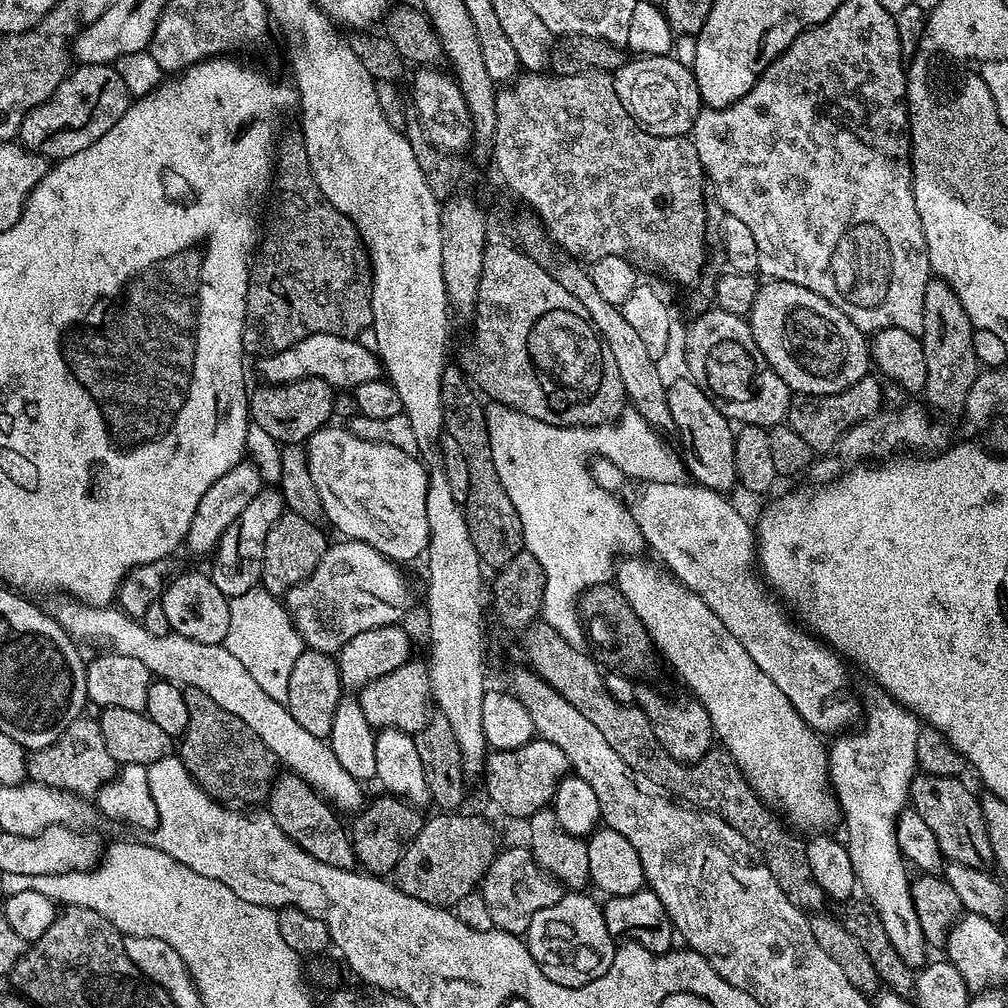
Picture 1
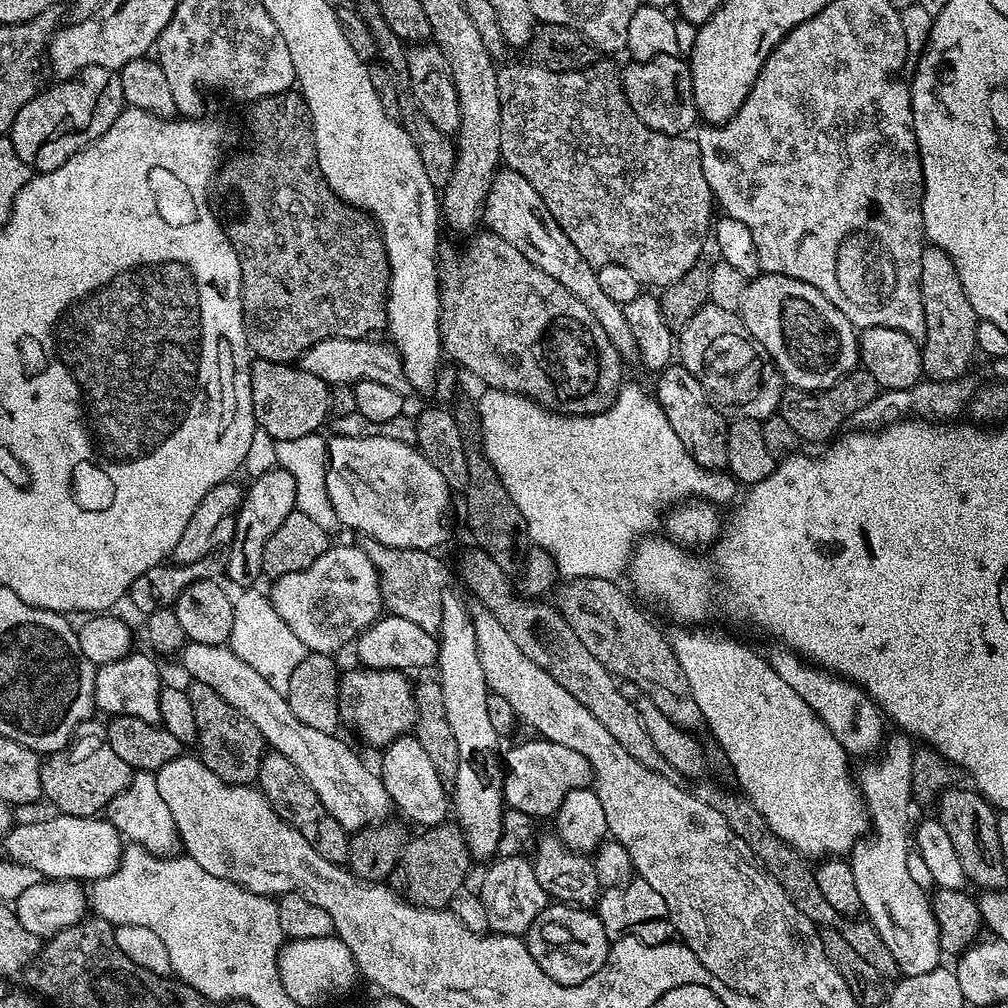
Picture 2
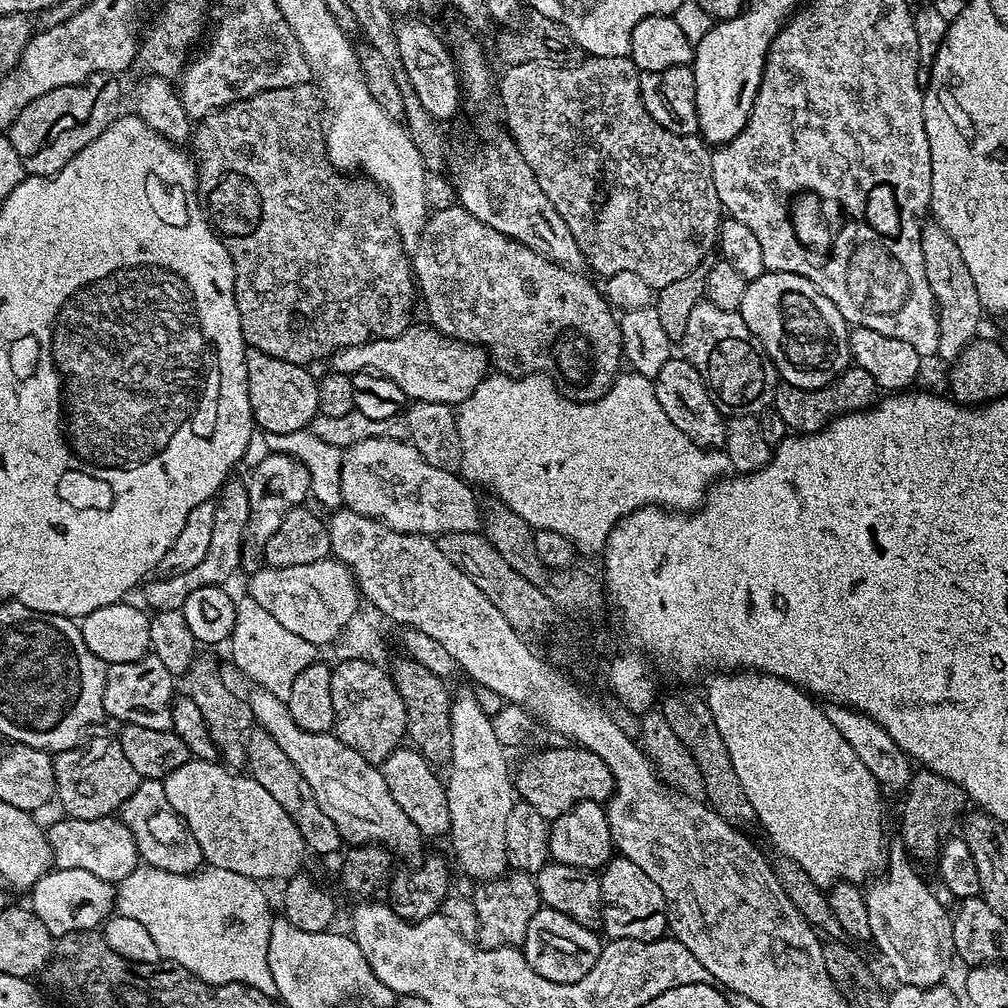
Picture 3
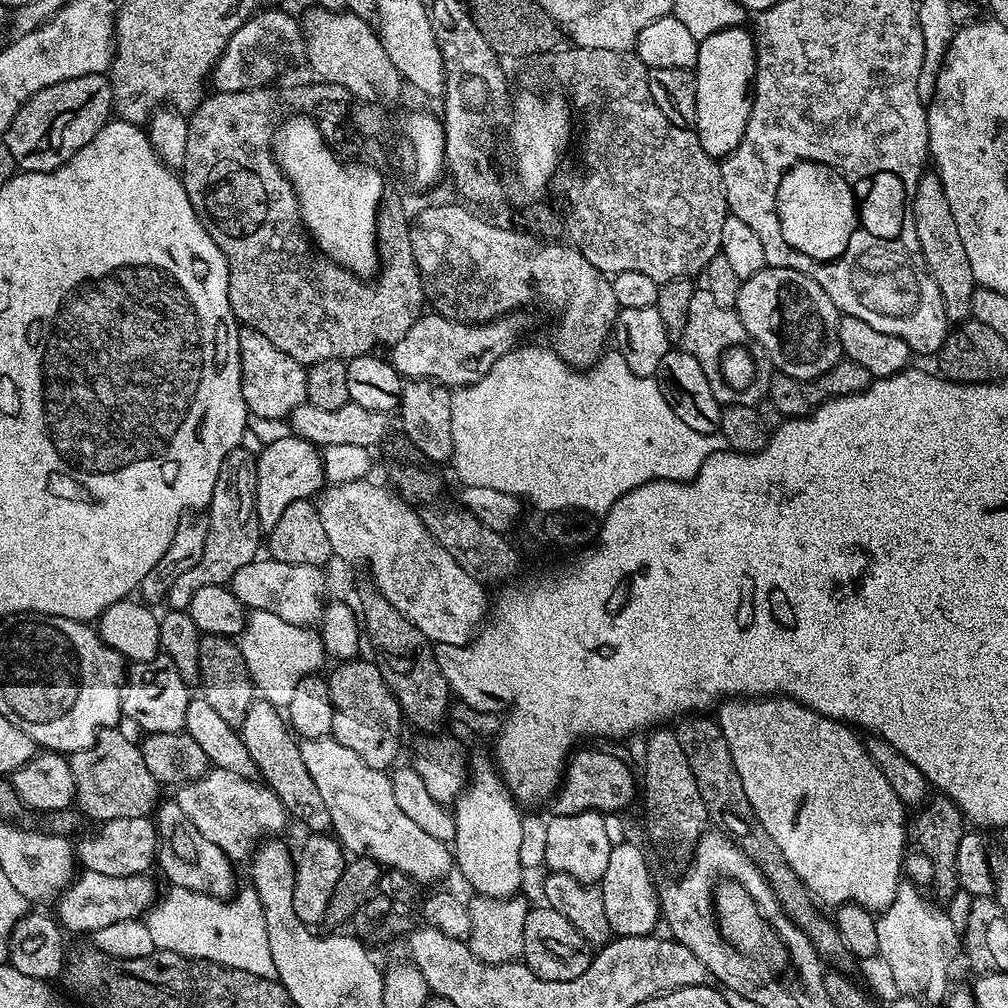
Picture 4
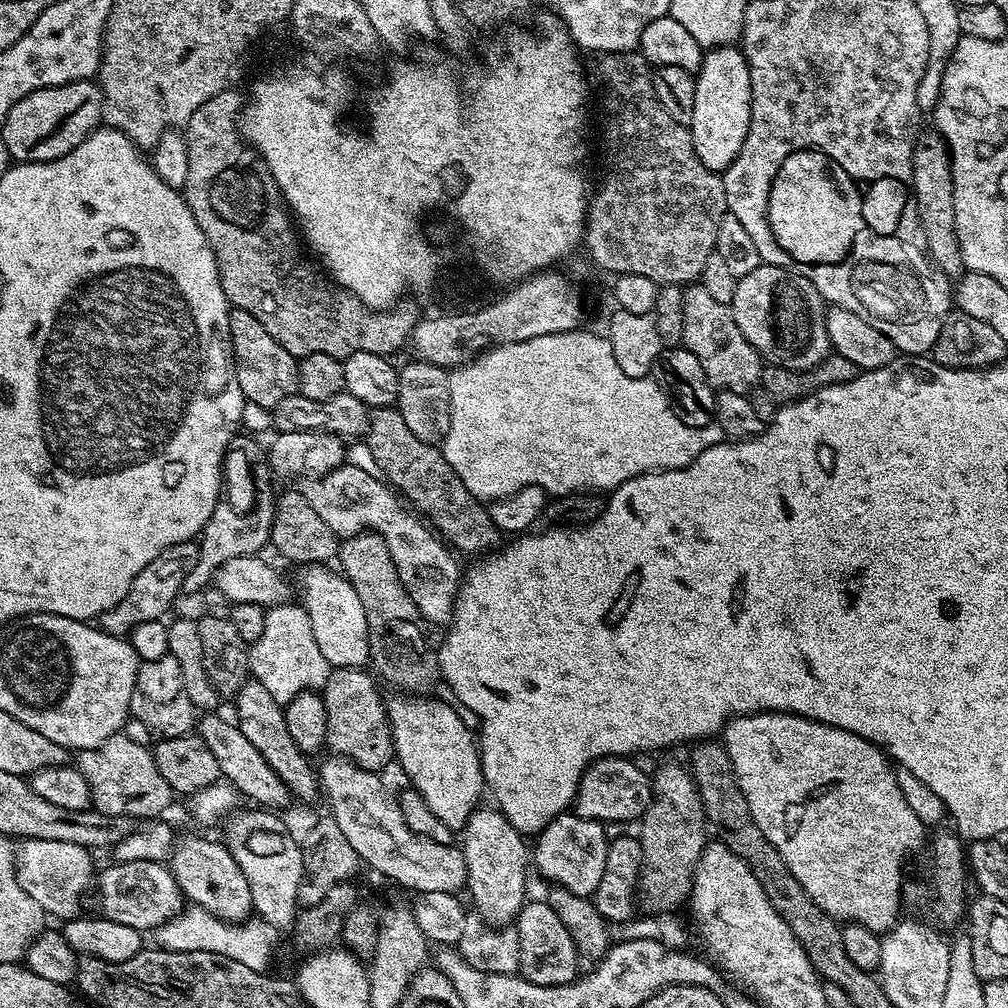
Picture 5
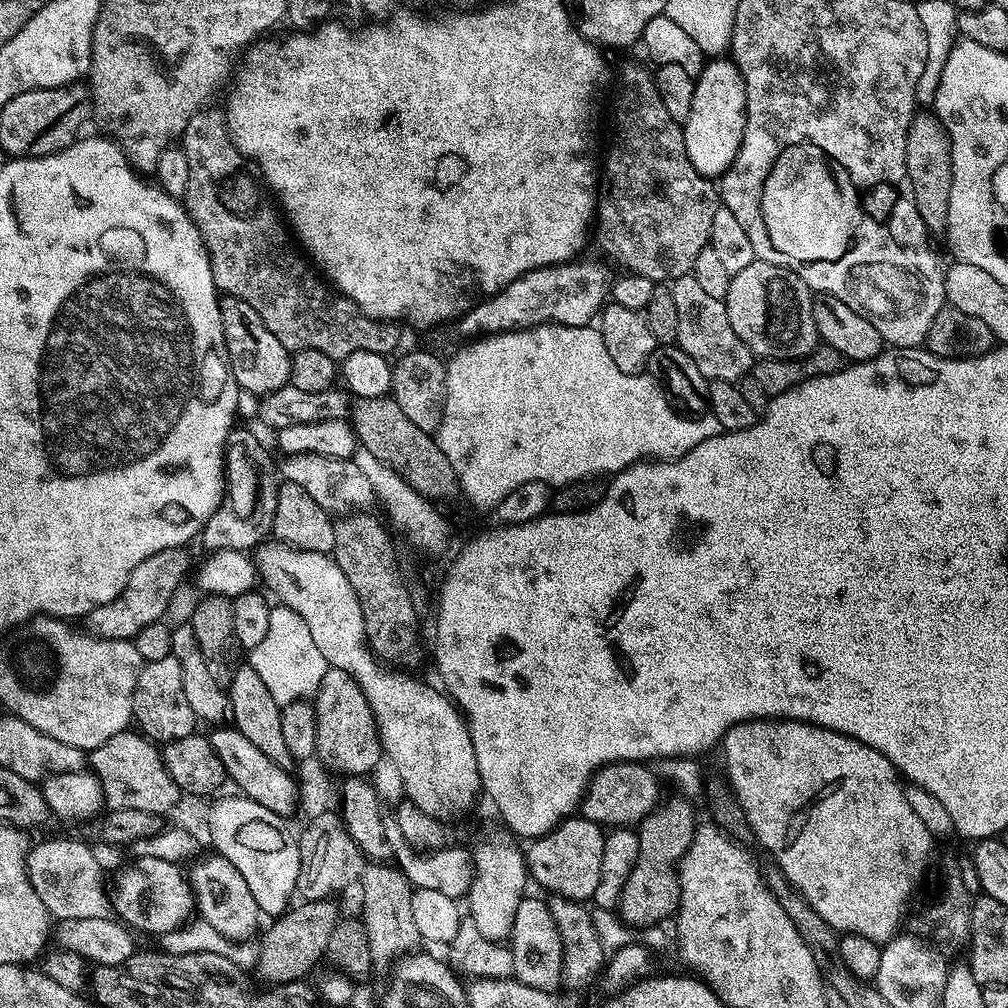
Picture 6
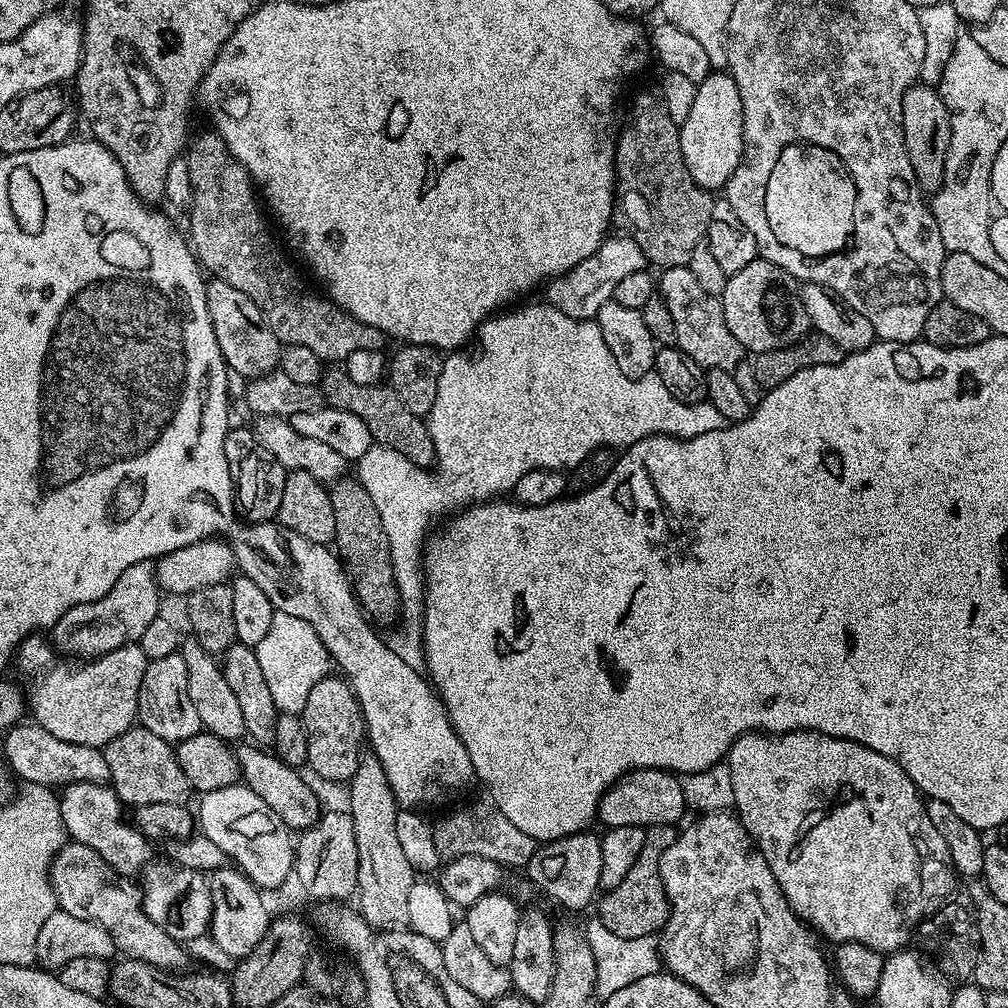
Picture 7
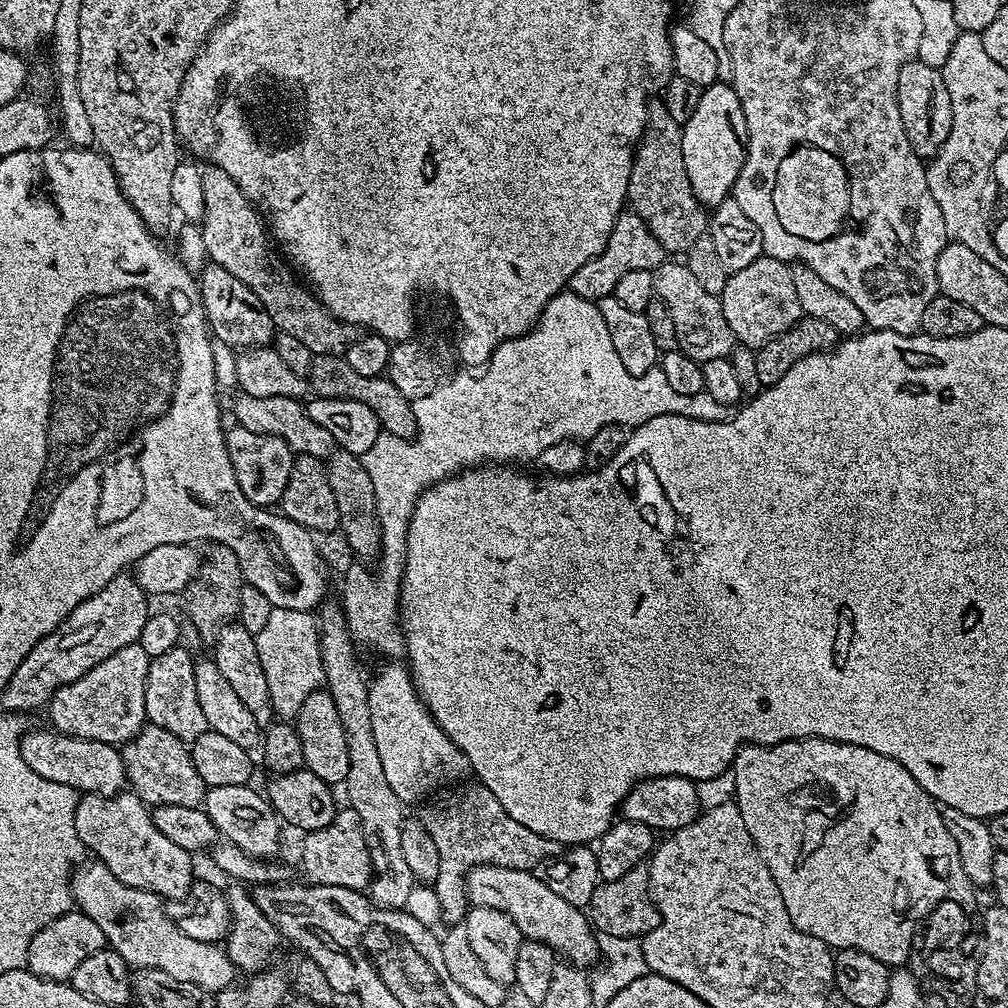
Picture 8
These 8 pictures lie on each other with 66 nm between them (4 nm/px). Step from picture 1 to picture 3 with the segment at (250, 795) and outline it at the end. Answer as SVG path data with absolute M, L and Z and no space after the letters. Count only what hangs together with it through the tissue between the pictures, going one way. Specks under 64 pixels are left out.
M197 658L186 673L188 688L186 695L202 710L202 718L206 718L206 726L210 730L212 745L216 748L219 759L228 766L240 766L246 760L248 733L254 727L252 708L243 695L235 696L228 689L228 684L215 672L216 664L212 660Z

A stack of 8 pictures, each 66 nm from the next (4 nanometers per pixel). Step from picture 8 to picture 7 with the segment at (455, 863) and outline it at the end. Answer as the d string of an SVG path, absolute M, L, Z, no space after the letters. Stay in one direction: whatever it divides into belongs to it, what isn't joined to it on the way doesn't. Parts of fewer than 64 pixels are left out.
M485 804L460 808L440 821L435 821L432 824L434 846L438 846L445 861L457 860L459 856L481 856L508 870L523 869L535 854L538 842L530 838L530 834L522 834L522 830L518 830L518 826L514 826L514 822L510 822L510 818L506 818L506 814L502 814L499 808Z

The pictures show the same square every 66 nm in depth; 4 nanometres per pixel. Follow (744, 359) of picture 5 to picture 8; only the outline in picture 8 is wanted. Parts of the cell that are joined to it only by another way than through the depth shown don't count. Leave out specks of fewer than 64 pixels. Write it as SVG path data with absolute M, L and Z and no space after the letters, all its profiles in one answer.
M687 263L659 264L652 272L652 277L656 291L655 299L664 303L669 311L677 330L679 347L688 357L701 362L710 358L731 357L732 349L737 347L738 341L726 322L726 314L722 314L720 297L702 290L698 278L690 274Z

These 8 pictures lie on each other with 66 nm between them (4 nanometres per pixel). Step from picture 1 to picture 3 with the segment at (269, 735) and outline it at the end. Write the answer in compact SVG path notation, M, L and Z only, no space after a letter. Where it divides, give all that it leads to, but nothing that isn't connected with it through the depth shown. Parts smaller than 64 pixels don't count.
M253 687L251 691L252 693L247 693L246 699L252 708L253 721L263 728L266 734L270 734L270 738L274 738L274 742L278 742L280 749L285 752L286 758L290 758L290 762L294 762L294 766L298 766L298 770L302 770L302 778L306 778L306 782L310 782L310 790L314 790L314 798L318 798L318 806L322 806L323 812L333 820L334 826L338 826L341 841L352 846L381 844L383 848L388 849L399 859L401 856L404 860L413 859L412 861L415 861L421 855L420 831L416 829L414 822L410 822L410 818L406 818L406 814L400 809L398 802L394 802L390 789L386 787L386 778L381 774L379 767L366 762L362 758L362 754L350 750L350 746L343 744L335 734L302 730L302 726L298 726L298 722L294 722L294 718L290 718L287 703L267 692L265 688Z

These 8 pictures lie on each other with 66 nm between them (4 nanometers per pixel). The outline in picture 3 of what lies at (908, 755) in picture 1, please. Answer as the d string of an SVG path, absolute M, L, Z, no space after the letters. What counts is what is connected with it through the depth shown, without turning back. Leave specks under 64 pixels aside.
M893 843L888 850L886 867L883 869L882 875L879 877L879 880L881 879L880 884L874 885L872 889L869 887L864 898L866 906L868 907L868 913L870 914L870 934L872 935L871 943L873 945L876 944L877 950L884 955L885 962L892 967L892 972L897 976L897 981L899 981L900 984L909 984L910 986L918 986L919 988L933 988L935 984L939 984L945 979L944 975L948 972L948 963L950 963L951 960L954 960L954 934L952 933L952 918L949 909L944 909L943 902L940 901L930 889L928 889L927 882L924 881L923 878L920 877L914 869L912 869L912 867L914 867L913 861L910 859L908 853L905 852L903 843Z

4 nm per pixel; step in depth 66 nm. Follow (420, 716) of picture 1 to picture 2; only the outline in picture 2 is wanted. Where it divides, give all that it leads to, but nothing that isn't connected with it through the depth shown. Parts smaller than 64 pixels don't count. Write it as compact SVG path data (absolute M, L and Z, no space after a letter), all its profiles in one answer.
M356 666L356 669L353 672L345 671L340 678L340 689L338 690L338 706L340 707L340 719L343 721L345 725L349 724L350 727L353 728L354 731L357 732L358 735L361 736L362 739L365 740L368 744L373 744L377 750L383 750L387 748L388 744L394 740L397 740L399 736L409 735L413 731L413 724L416 718L416 710L415 710L415 698L413 696L413 681L408 681L409 678L403 671L396 671L394 669L372 669L365 668L363 666Z

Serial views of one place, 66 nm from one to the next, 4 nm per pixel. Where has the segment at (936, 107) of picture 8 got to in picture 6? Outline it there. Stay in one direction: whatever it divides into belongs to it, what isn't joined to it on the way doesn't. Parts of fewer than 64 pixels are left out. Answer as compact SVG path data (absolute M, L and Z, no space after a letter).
M920 110L910 122L910 130L906 138L906 170L910 174L910 182L914 186L914 206L918 206L918 214L922 214L922 222L929 233L943 233L946 229L946 214L950 210L950 182L952 181L952 143L948 141L948 132L944 123L932 110Z

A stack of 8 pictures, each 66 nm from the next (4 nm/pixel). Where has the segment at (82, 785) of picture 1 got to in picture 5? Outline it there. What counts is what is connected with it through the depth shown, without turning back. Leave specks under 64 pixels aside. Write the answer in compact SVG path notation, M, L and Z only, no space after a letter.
M124 735L111 736L96 748L85 748L79 753L78 767L92 792L91 807L103 816L159 817L159 812L171 806L173 790L158 771L153 749Z

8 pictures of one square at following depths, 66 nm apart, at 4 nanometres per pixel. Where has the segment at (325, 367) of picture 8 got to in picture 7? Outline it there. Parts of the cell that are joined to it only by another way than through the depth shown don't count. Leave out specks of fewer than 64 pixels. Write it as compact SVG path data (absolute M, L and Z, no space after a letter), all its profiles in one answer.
M332 366L325 371L322 392L331 407L358 414L358 418L366 422L375 443L398 450L398 454L421 466L433 463L436 451L428 433L427 423L414 415L406 406L406 402L402 402L402 398L398 398L398 394L387 383L371 384L368 388L358 386L358 382L354 382L345 374L343 367Z

